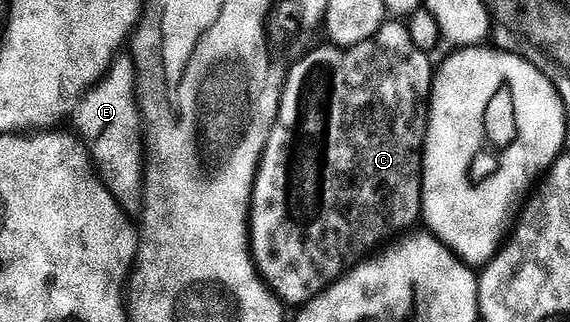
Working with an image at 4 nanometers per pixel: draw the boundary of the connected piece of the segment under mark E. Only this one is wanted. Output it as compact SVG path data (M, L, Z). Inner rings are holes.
M132 55L115 57L102 80L81 97L76 116L76 131L93 157L97 175L116 198L122 212L133 218L140 217L145 208L147 149L143 143L143 117L137 95L137 67Z

